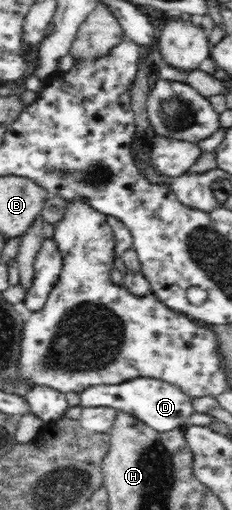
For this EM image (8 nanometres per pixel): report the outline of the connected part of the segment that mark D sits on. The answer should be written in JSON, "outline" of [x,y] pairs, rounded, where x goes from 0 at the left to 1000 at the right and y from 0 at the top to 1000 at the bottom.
{"outline":[[[642,739],[578,741],[522,753],[388,757],[345,773],[345,792],[362,798],[457,796],[500,800],[569,812],[681,845],[733,845],[815,831],[819,816],[841,808],[823,784],[828,778],[806,776],[759,757]]]}

